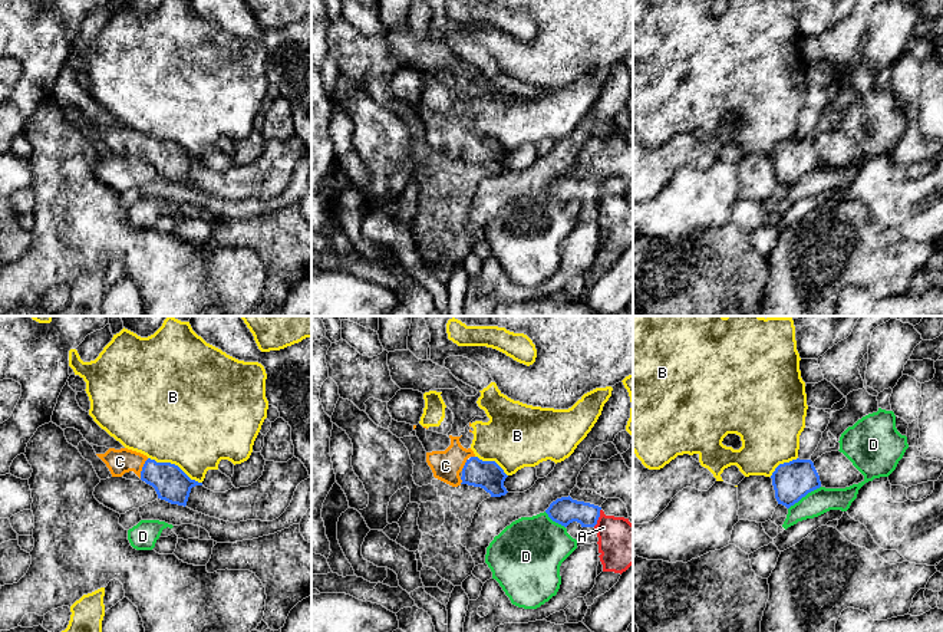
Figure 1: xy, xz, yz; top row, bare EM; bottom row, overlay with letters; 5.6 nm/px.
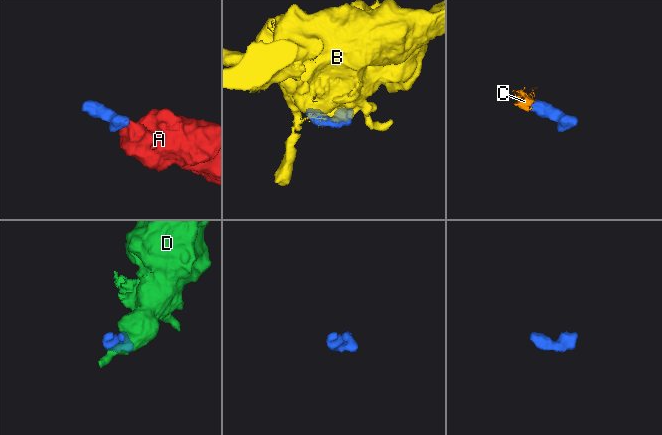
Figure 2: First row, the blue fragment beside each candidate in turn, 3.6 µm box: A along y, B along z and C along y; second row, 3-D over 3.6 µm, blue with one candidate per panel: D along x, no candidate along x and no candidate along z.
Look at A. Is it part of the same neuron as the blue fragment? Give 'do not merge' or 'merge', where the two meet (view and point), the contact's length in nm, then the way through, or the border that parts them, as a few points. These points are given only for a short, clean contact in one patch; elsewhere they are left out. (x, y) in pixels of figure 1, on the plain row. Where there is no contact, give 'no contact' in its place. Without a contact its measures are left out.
merge | xz (599, 194) | 110 nm | across xz (564, 188), (599, 194), (620, 221)

